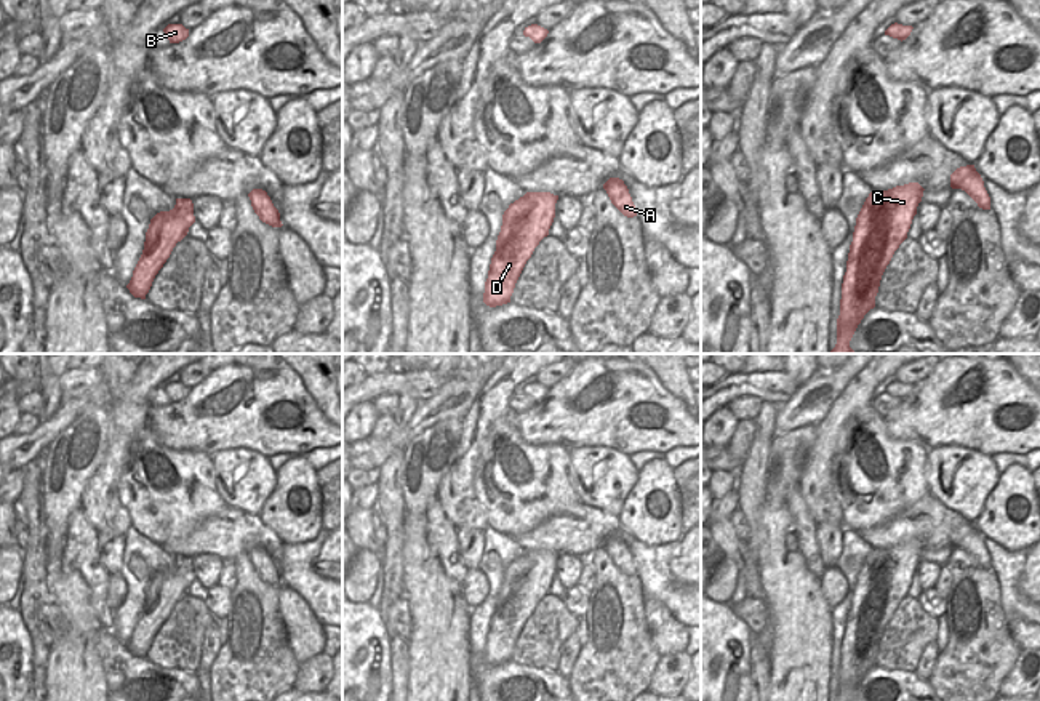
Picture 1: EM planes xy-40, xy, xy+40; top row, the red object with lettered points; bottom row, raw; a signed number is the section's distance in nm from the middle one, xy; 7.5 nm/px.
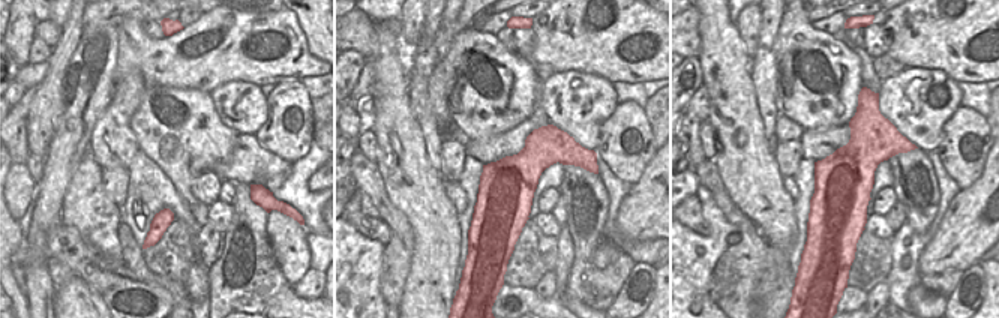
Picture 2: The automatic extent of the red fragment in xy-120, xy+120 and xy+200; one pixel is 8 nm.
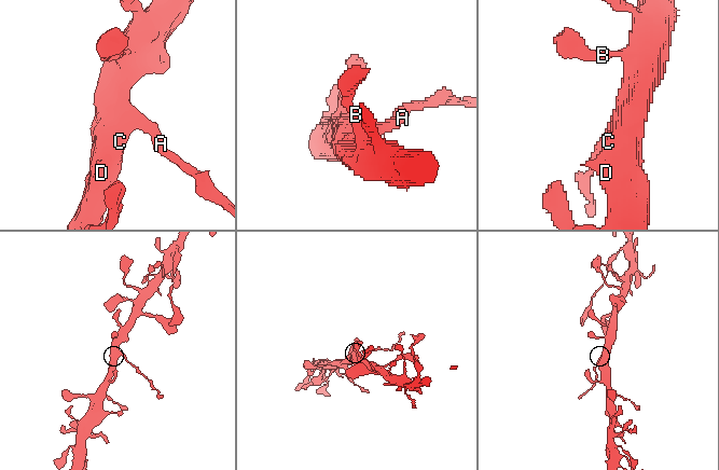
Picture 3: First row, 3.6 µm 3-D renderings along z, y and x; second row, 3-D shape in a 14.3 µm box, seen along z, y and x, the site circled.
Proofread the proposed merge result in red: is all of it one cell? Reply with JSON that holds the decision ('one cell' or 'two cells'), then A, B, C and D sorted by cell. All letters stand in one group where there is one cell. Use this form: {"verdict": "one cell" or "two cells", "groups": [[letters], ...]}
{"verdict": "two cells", "groups": [["A"], ["B", "C", "D"]]}

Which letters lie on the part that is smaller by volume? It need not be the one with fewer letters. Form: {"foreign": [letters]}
{"foreign": ["A"]}

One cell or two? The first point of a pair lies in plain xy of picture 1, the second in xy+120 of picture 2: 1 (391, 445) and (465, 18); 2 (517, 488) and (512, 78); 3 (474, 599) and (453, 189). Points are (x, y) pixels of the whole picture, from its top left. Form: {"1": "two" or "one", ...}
{"1": "one", "2": "one", "3": "one"}

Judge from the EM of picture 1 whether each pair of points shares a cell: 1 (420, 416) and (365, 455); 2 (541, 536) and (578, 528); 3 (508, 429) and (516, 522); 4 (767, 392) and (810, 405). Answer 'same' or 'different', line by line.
1: same
2: same
3: same
4: different

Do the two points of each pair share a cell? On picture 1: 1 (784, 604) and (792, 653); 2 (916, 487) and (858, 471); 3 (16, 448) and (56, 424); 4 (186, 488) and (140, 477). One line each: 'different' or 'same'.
1: same
2: same
3: same
4: same

